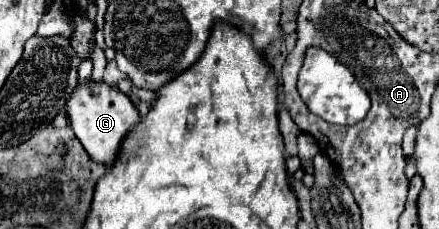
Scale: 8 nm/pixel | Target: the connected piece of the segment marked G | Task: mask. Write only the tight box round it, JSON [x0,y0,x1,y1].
[64,79,140,165]

